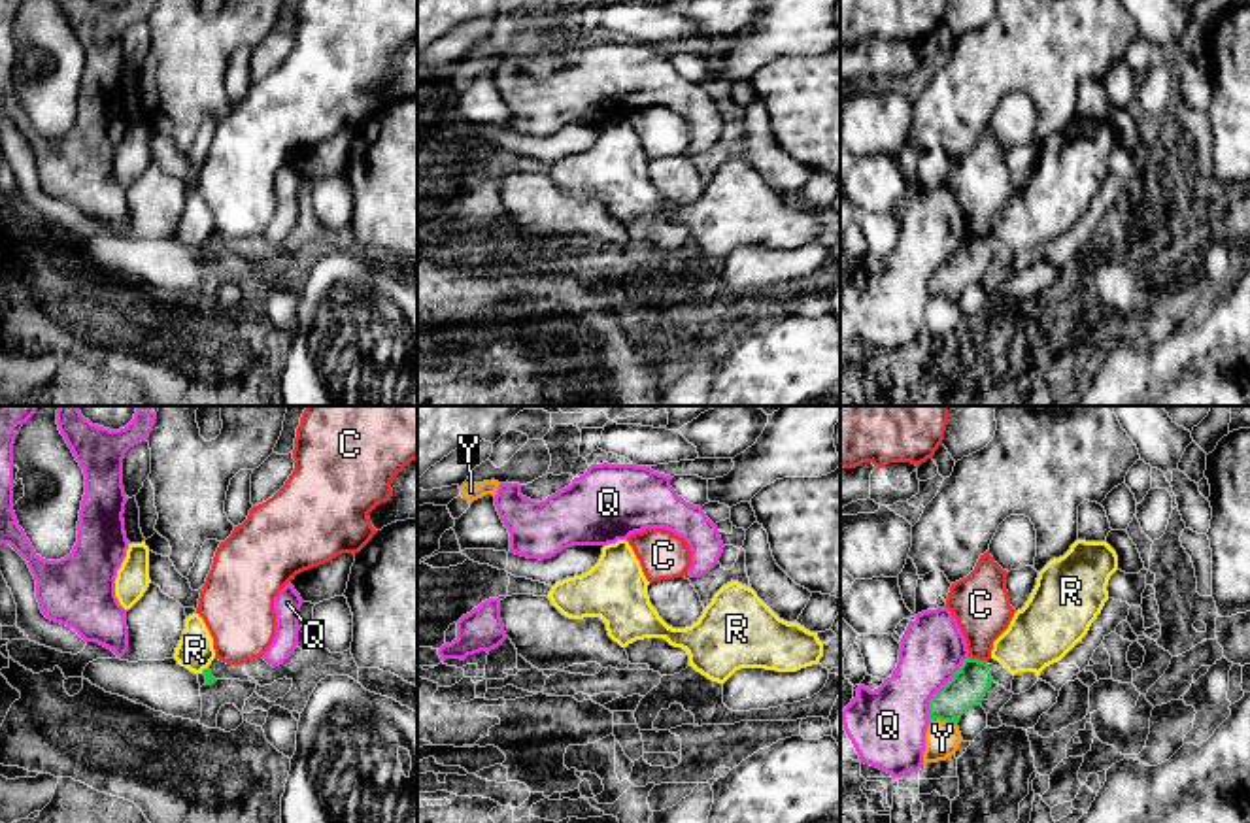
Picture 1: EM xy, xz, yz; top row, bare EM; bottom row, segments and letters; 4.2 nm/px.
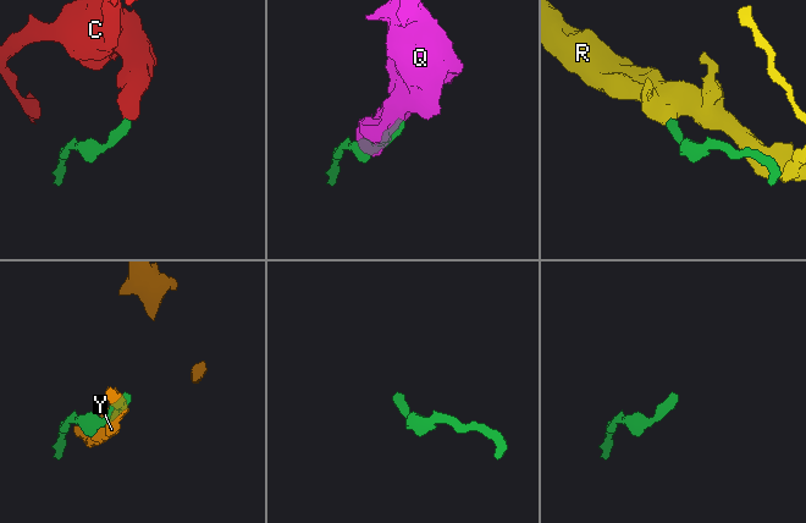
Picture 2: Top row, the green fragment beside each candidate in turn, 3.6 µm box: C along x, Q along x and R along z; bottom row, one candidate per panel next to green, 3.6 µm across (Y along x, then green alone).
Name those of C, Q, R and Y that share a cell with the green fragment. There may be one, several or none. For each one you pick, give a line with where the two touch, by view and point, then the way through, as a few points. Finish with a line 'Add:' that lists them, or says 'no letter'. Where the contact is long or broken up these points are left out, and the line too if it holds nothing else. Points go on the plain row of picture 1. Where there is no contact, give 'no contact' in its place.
Add: no letter

